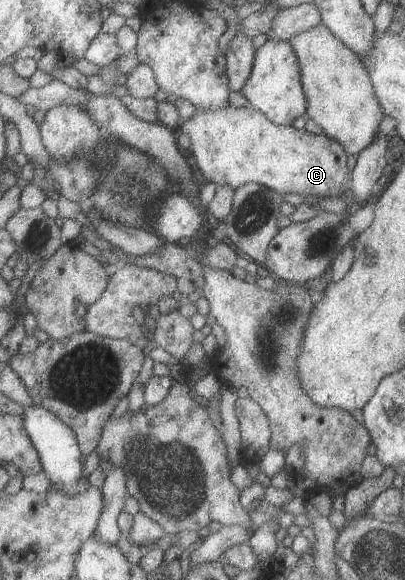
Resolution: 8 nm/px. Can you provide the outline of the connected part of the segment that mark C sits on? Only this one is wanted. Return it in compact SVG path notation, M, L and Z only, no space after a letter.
M232 105L214 111L196 108L191 118L182 119L178 131L190 137L190 152L208 182L234 189L254 182L283 195L347 198L344 182L349 174L348 153L324 133L312 135L305 128L279 126L255 107Z

